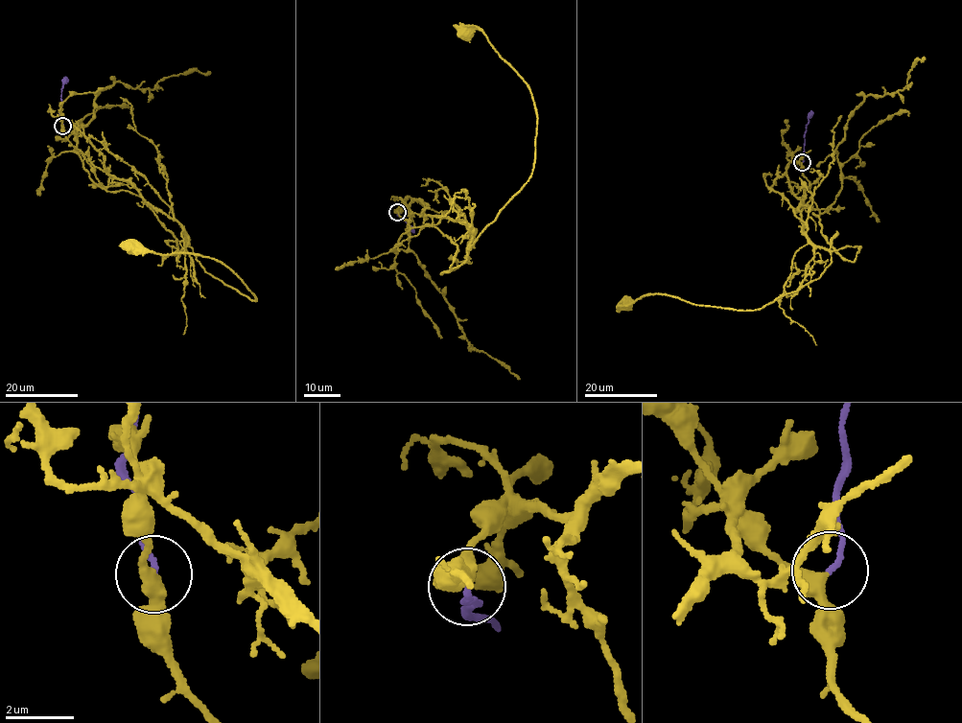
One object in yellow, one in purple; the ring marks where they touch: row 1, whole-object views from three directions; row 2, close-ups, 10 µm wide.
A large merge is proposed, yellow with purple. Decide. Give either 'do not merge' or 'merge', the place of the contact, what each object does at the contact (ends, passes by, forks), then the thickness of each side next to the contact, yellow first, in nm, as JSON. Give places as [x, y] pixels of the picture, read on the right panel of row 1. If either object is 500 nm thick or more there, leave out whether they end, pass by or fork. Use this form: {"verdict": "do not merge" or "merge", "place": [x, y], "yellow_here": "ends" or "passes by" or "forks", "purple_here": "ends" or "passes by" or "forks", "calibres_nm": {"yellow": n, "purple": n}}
{"verdict": "merge", "place": [802, 162], "yellow_here": "passes by", "purple_here": "ends", "calibres_nm": {"yellow": 380, "purple": 150}}

